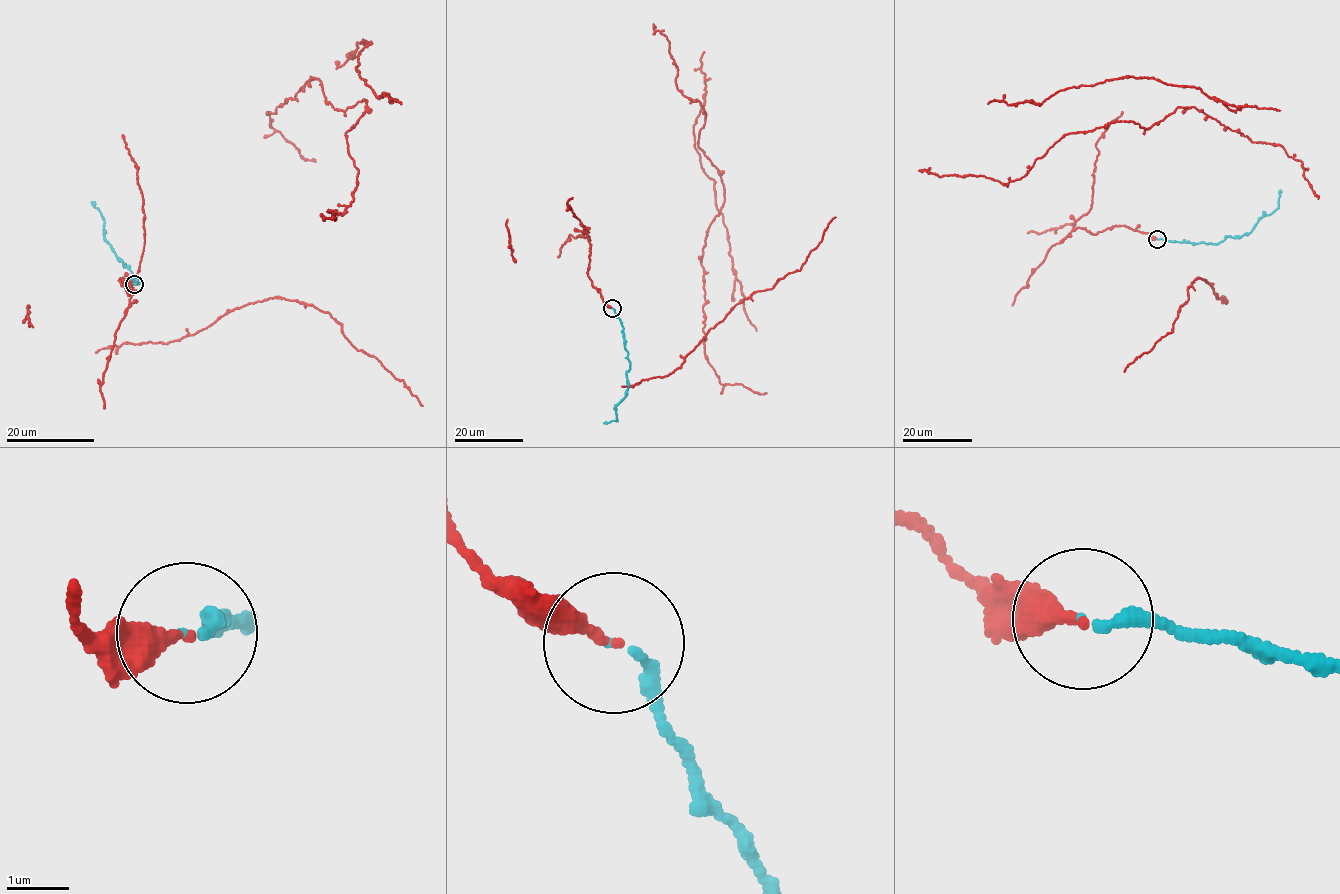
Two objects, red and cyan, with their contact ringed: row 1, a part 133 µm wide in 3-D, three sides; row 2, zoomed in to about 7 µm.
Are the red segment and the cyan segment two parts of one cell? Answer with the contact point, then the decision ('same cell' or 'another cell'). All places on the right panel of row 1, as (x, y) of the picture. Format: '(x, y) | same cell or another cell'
(1157, 239) | same cell

